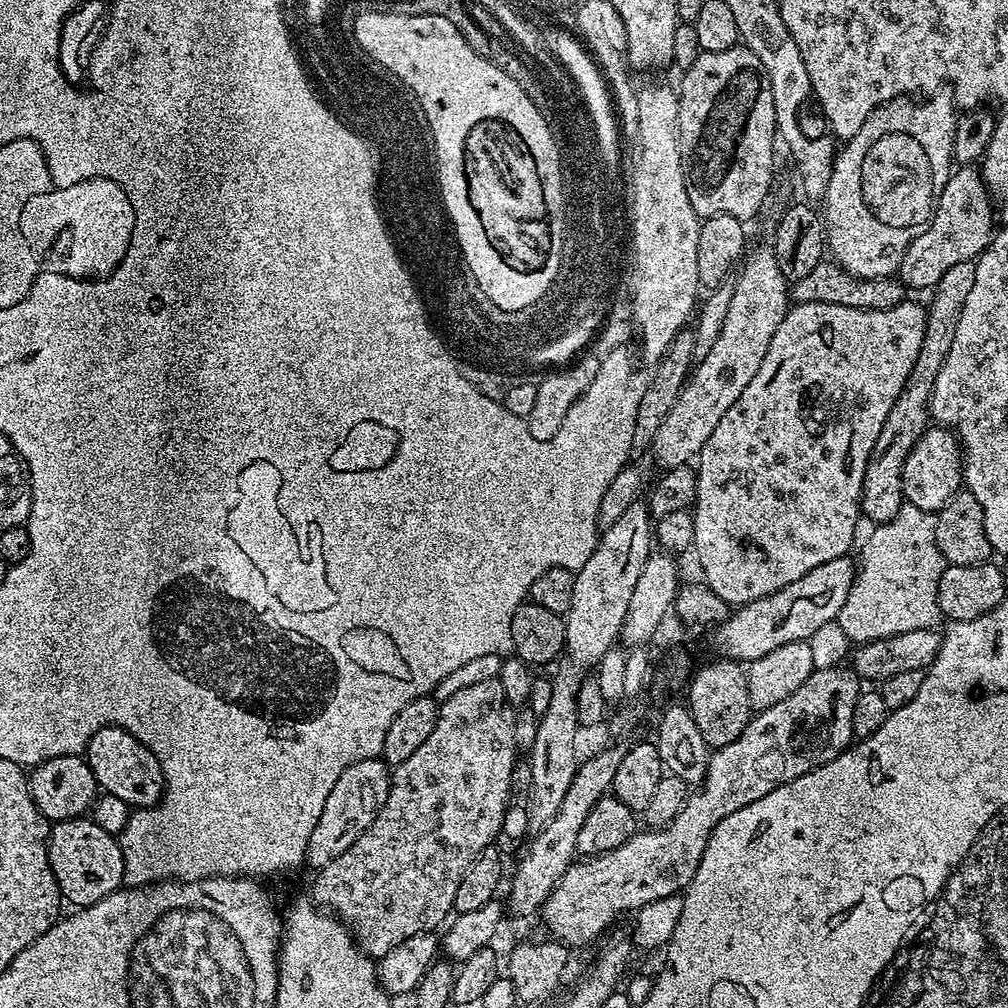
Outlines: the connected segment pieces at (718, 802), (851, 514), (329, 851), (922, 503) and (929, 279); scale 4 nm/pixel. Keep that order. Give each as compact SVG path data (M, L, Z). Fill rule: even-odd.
M847 667L817 668L806 682L802 682L802 686L798 686L798 690L794 690L794 694L790 694L790 698L782 698L782 702L774 702L774 706L755 713L734 742L715 749L709 755L702 790L689 795L681 812L668 825L637 831L635 836L622 842L622 846L601 856L577 859L569 866L542 909L545 922L552 927L551 935L565 946L588 944L623 912L632 914L650 902L683 893L694 874L698 874L698 862L702 862L704 857L708 836L719 820L734 814L734 810L742 810L742 806L750 806L750 802L758 802L758 798L770 794L770 790L838 758L838 754L853 743L854 702L858 702L861 691L860 677Z
M912 298L905 299L904 303L886 310L858 310L854 306L838 306L830 302L793 303L789 307L788 313L784 315L782 322L778 326L778 330L774 330L774 338L770 338L770 350L766 350L766 358L762 358L762 366L758 366L758 374L754 374L754 378L750 378L750 383L746 385L746 390L742 390L742 395L738 398L738 402L734 402L734 406L730 406L730 410L726 410L726 415L722 418L722 422L718 422L718 426L711 432L710 438L706 438L706 446L702 446L698 457L696 502L691 509L691 514L694 518L694 542L692 543L692 548L694 553L696 552L696 560L700 563L701 570L704 571L704 576L702 576L703 583L707 584L710 590L714 590L714 594L718 594L718 598L722 598L730 606L749 604L758 598L766 598L770 594L790 586L790 582L798 582L798 578L802 578L802 574L810 574L810 570L814 570L814 566L822 566L822 562L830 562L833 558L849 555L853 551L851 548L852 543L856 540L856 523L862 520L864 480L868 477L868 463L872 457L874 446L878 442L878 434L882 434L882 426L886 426L886 418L890 414L898 394L902 394L902 390L910 378L910 370L914 370L914 366L918 362L918 354L922 350L924 340L928 336L929 319L930 316L926 311L925 305L923 308L922 305L915 304Z
M380 758L354 762L354 766L342 770L338 782L334 782L334 790L330 790L326 806L322 806L322 818L318 818L318 826L314 826L310 842L306 842L304 859L309 865L313 864L313 869L323 868L338 858L338 854L346 854L346 850L358 842L370 822L374 822L377 810L388 796L389 783L389 765Z
M930 426L906 458L902 470L904 499L920 510L933 514L950 502L950 498L961 491L964 479L964 457L962 445L953 429L947 426Z
M976 166L957 167L949 175L946 186L938 198L932 223L926 230L922 230L922 234L918 234L918 238L914 238L914 242L908 244L906 254L902 258L898 269L900 283L908 290L912 290L912 288L931 290L942 278L942 274L946 274L946 270L951 270L953 266L958 266L958 262L975 261L988 249L988 244L993 238L992 216L994 220L994 201L988 191L987 184L984 183L981 169Z

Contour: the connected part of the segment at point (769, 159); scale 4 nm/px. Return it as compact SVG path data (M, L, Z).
M743 46L717 52L701 52L694 66L683 69L678 83L678 138L680 166L686 178L690 206L701 216L730 214L751 222L768 200L772 188L772 167L776 164L776 115L770 78L758 54Z

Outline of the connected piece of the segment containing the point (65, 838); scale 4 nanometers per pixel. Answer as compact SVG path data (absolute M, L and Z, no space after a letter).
M77 818L75 820L57 820L51 825L48 833L48 861L52 867L54 878L58 882L58 890L65 901L68 900L76 908L85 908L124 884L124 859L117 837L106 834L102 826L95 824L90 818Z

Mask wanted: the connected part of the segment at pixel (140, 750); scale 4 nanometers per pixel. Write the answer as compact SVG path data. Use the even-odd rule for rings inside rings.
M115 724L99 728L90 738L86 749L86 759L94 774L97 785L104 792L122 798L129 809L153 808L164 794L164 776L160 773L158 758L134 734L117 728Z

